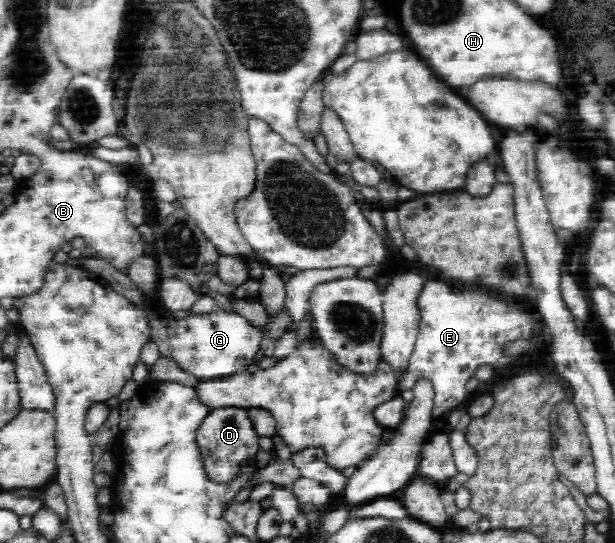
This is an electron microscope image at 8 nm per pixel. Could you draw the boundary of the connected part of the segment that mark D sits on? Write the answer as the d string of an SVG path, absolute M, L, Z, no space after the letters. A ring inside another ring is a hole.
M215 406L196 431L196 442L206 474L215 482L228 482L238 472L240 463L259 451L258 438L248 409Z

